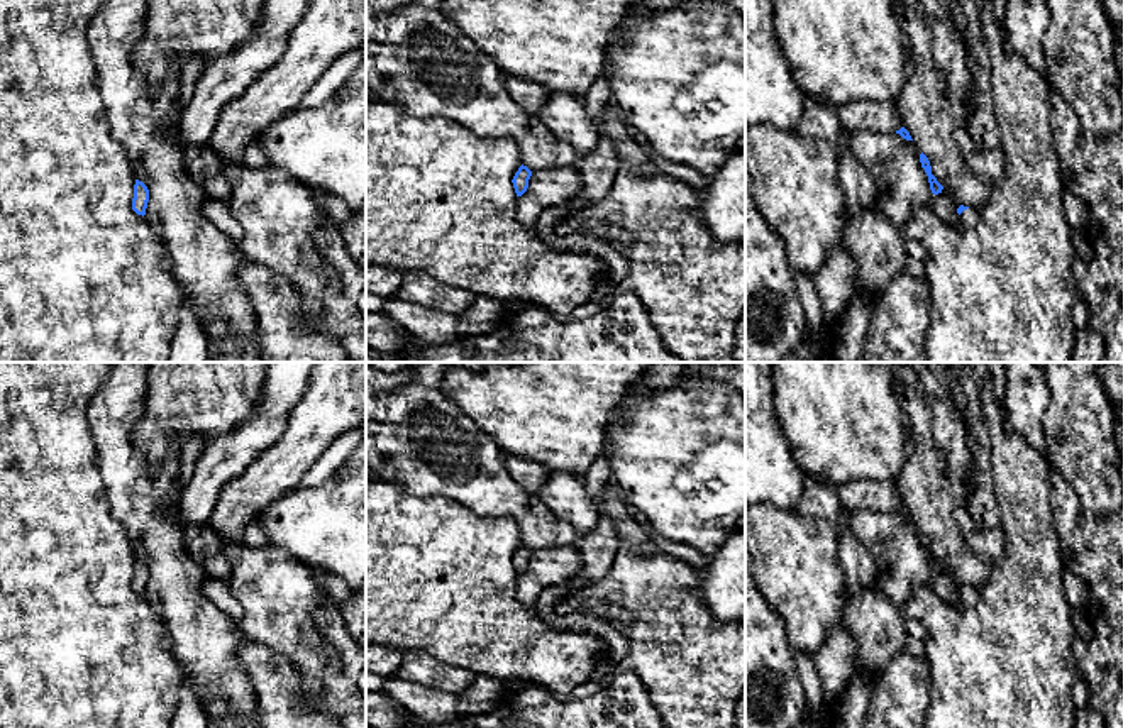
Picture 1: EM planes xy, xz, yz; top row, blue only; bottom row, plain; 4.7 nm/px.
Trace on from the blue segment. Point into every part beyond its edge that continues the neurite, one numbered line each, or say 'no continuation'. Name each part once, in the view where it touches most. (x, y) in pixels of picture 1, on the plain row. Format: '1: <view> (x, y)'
1: yz (968, 596)

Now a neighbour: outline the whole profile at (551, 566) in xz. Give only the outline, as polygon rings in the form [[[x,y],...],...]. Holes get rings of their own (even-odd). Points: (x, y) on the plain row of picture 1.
[[[574,545],[534,549],[527,571],[518,576],[517,598],[534,608],[542,591],[573,581],[581,567],[583,557]]]

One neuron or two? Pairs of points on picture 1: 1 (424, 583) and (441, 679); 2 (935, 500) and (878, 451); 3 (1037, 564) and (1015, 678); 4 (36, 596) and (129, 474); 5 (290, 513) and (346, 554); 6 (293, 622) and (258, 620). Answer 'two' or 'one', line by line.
1: two
2: two
3: one
4: two
5: one
6: one

